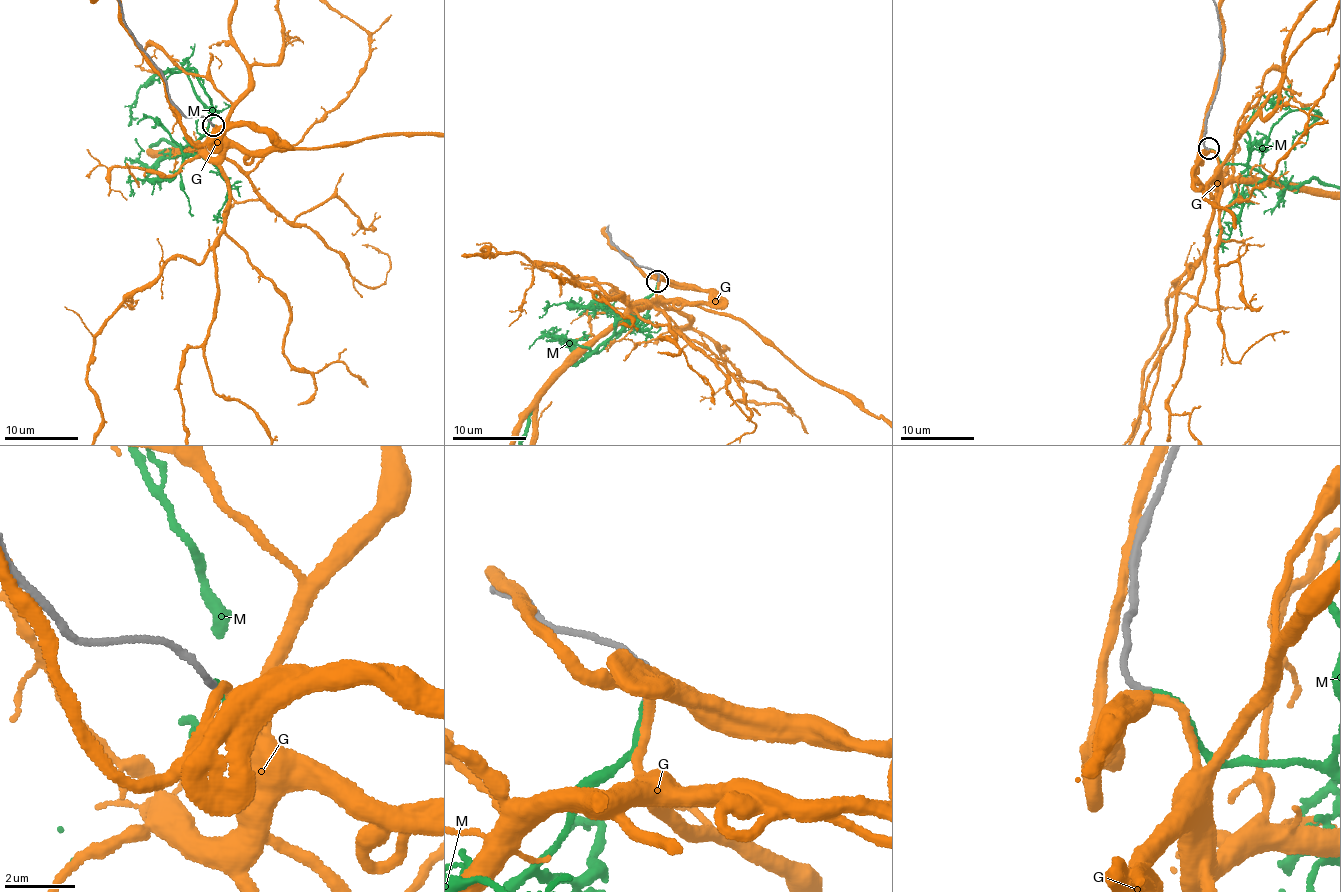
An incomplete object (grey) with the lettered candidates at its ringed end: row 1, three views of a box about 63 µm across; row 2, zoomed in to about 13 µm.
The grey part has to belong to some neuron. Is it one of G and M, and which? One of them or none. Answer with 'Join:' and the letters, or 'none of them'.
Join: M

